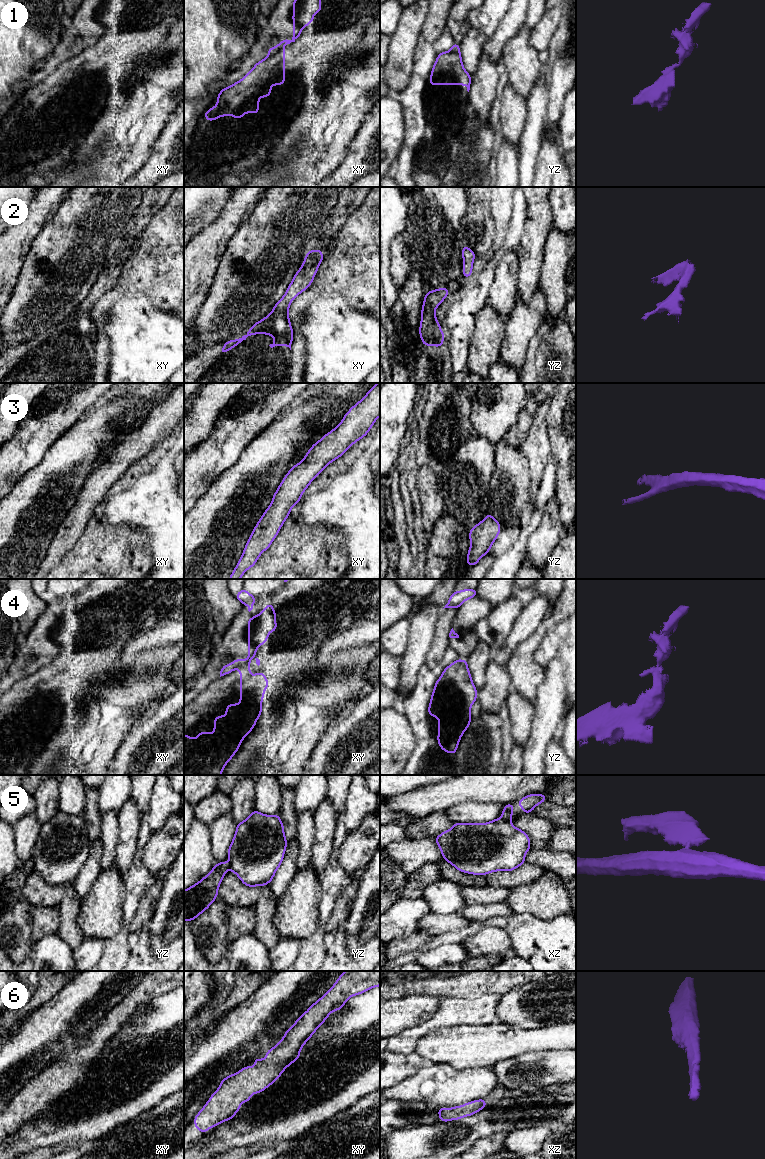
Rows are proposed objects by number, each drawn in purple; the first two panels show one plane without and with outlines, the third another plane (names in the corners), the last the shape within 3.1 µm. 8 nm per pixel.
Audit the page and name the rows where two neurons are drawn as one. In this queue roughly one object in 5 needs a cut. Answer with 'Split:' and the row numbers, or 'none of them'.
Split: 1, 4, 5

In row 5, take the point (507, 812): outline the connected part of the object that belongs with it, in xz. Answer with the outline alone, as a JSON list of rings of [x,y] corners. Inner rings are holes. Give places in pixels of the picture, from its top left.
[[[513,803],[504,805],[504,809],[502,811],[502,818],[506,821],[511,821],[512,815],[513,815]]]

